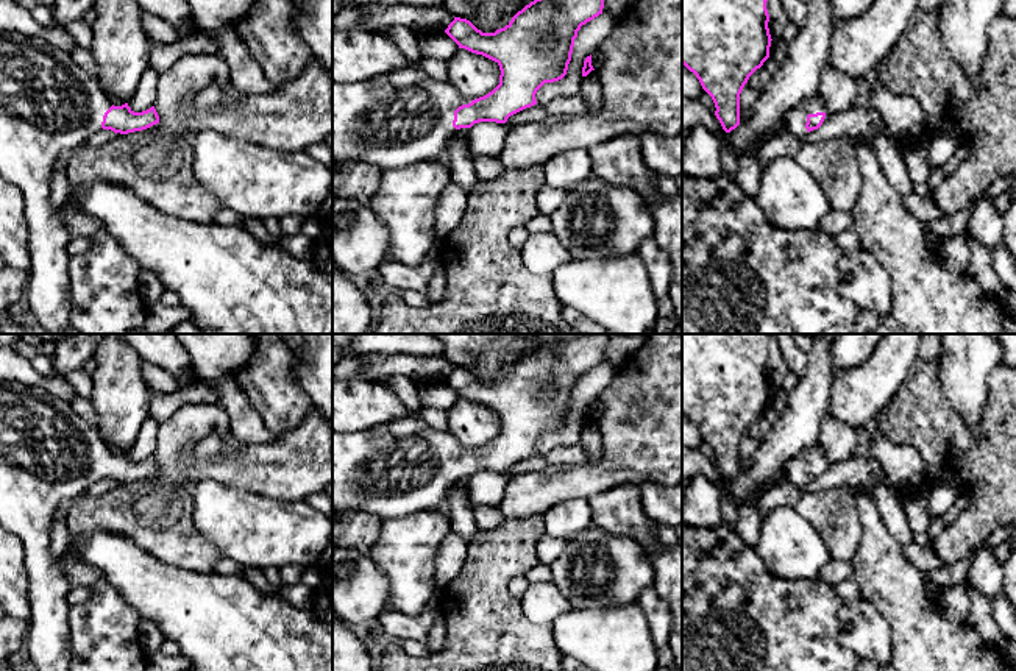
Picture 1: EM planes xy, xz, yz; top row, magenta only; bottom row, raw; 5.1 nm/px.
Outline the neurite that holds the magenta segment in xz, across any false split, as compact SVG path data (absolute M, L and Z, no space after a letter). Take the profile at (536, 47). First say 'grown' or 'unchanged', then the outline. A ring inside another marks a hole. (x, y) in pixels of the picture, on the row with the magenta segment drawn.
grown; M534 0L495 33L482 33L470 20L454 17L445 33L459 48L495 61L501 70L499 84L476 100L460 97L451 84L432 80L418 66L357 83L332 81L332 161L364 161L382 170L400 169L445 158L448 140L460 128L471 128L479 122L506 123L510 115L537 105L535 94L545 83L559 81L567 75L577 31L602 14L602 8L604 0Z

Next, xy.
grown; M0 31L0 175L23 195L31 256L25 298L45 331L59 334L69 328L72 311L67 245L73 236L64 225L61 208L50 204L58 156L75 151L101 130L128 134L156 123L159 115L155 106L142 112L134 112L128 103L114 106L100 83L87 75L70 53L53 47L44 37Z

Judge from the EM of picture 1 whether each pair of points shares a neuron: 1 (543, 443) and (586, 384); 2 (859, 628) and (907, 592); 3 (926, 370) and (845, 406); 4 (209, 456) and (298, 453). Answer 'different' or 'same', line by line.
1: same
2: different
3: different
4: same

